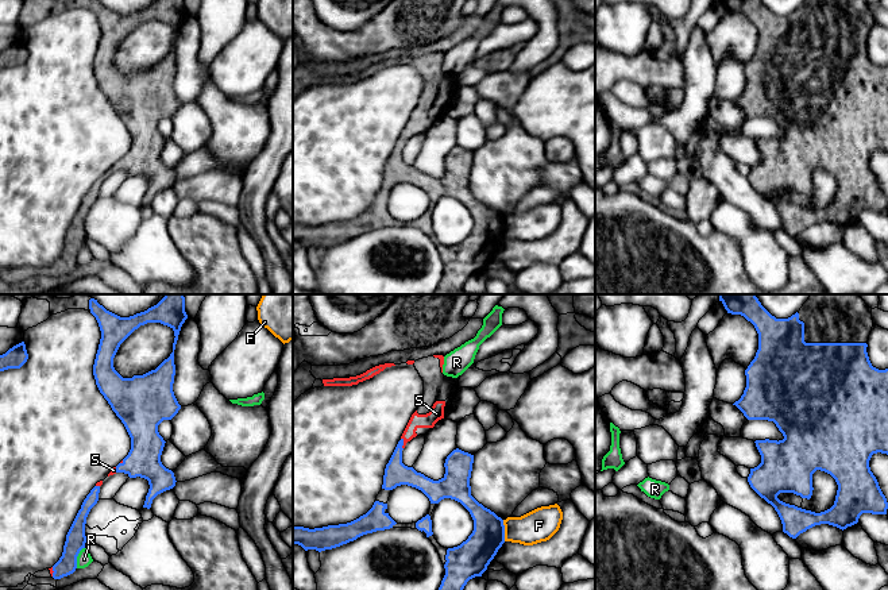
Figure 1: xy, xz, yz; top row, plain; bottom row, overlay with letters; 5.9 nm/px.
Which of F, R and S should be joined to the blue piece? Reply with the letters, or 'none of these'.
S

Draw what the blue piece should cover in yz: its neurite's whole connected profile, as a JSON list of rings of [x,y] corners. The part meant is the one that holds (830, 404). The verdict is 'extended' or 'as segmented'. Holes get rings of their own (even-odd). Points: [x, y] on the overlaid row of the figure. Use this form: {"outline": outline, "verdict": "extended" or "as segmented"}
{"outline": [[[719,294],[719,301],[723,304],[727,313],[744,316],[748,321],[750,321],[754,325],[758,333],[758,350],[756,352],[754,359],[745,370],[746,387],[741,398],[736,401],[733,405],[736,405],[748,420],[773,421],[784,436],[784,439],[779,441],[769,439],[754,441],[761,455],[761,463],[757,467],[750,468],[750,474],[748,477],[750,487],[761,498],[771,504],[777,512],[783,524],[783,532],[787,533],[789,537],[796,539],[800,533],[806,532],[807,529],[815,525],[829,524],[843,531],[848,527],[857,524],[862,513],[887,514],[887,498],[883,494],[879,482],[869,467],[869,460],[873,454],[881,452],[888,455],[888,369],[879,370],[873,367],[866,352],[866,343],[869,340],[869,335],[873,327],[872,308],[869,308],[858,294],[811,294],[799,312],[796,312],[788,319],[776,319],[761,305],[756,294]],[[816,470],[830,474],[838,485],[835,501],[830,509],[821,513],[815,513],[811,510],[798,508],[795,505],[785,504],[777,498],[780,493],[794,493],[796,495],[800,495],[802,498],[810,500],[814,490],[812,474]]], "verdict": "extended"}

